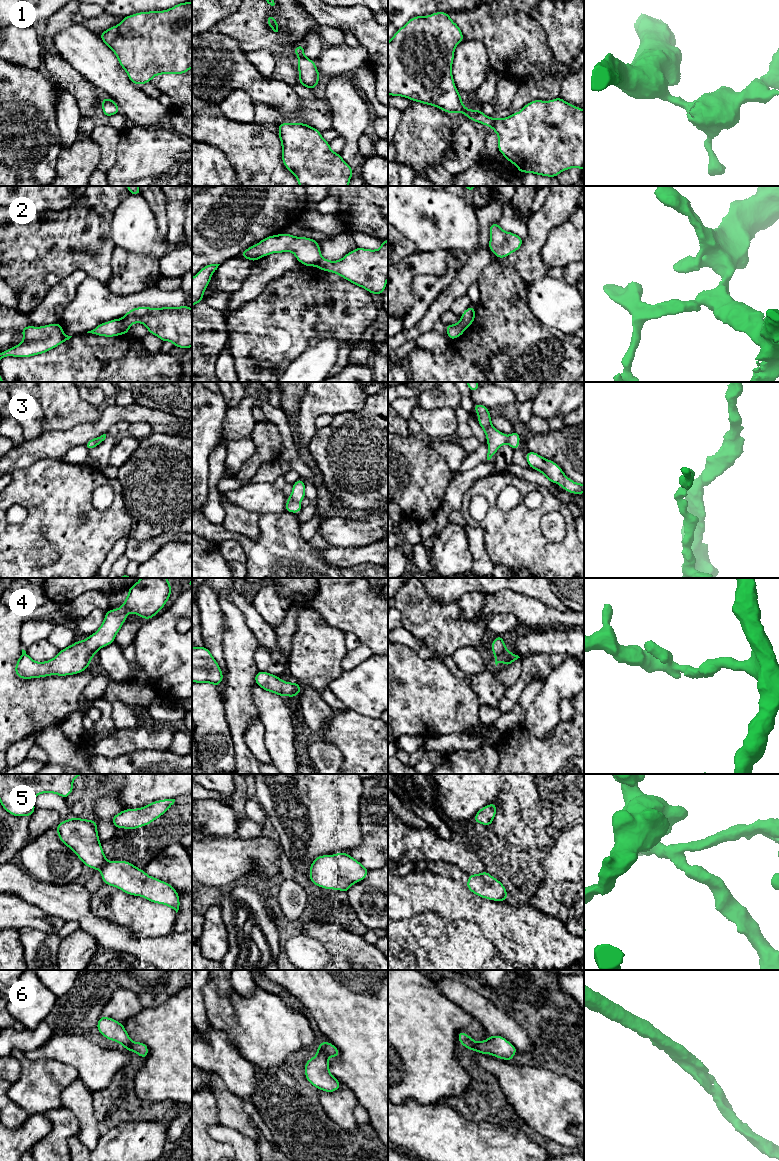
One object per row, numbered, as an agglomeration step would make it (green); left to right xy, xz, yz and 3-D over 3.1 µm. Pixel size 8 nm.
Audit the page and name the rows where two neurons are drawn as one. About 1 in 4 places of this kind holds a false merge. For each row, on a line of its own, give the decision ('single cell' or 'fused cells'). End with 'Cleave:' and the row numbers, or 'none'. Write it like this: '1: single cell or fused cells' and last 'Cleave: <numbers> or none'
1: single cell
2: fused cells
3: fused cells
4: single cell
5: single cell
6: single cell
Cleave: 2, 3

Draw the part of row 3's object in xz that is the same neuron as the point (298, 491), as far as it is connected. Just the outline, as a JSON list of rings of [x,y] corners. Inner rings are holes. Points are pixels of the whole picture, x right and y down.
[[[299,478],[295,483],[293,483],[290,497],[297,502],[301,502],[305,499],[305,483],[302,479]]]

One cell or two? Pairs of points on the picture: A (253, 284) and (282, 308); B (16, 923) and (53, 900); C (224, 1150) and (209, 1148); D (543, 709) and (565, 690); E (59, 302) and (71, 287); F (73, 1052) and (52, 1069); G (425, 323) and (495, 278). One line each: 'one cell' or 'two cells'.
A: two cells
B: two cells
C: one cell
D: one cell
E: one cell
F: two cells
G: two cells

